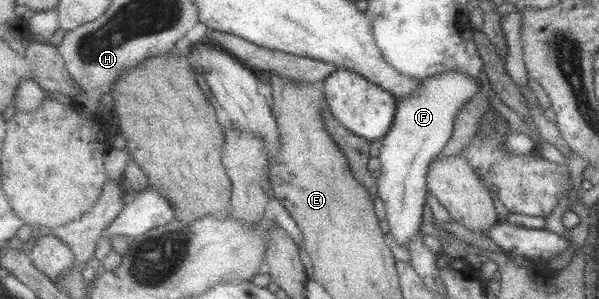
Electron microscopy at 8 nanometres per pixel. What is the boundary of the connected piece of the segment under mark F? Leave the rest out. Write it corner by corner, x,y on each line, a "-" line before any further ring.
446,71
427,76
411,95
396,100
394,120
382,137
382,146
377,157
382,171
376,178
376,188
386,211
384,220
387,222
388,234
400,247
407,247
413,237
420,235
422,207
427,195
425,176
428,165
441,153
451,137
453,118
478,90
478,82
467,77
466,73

